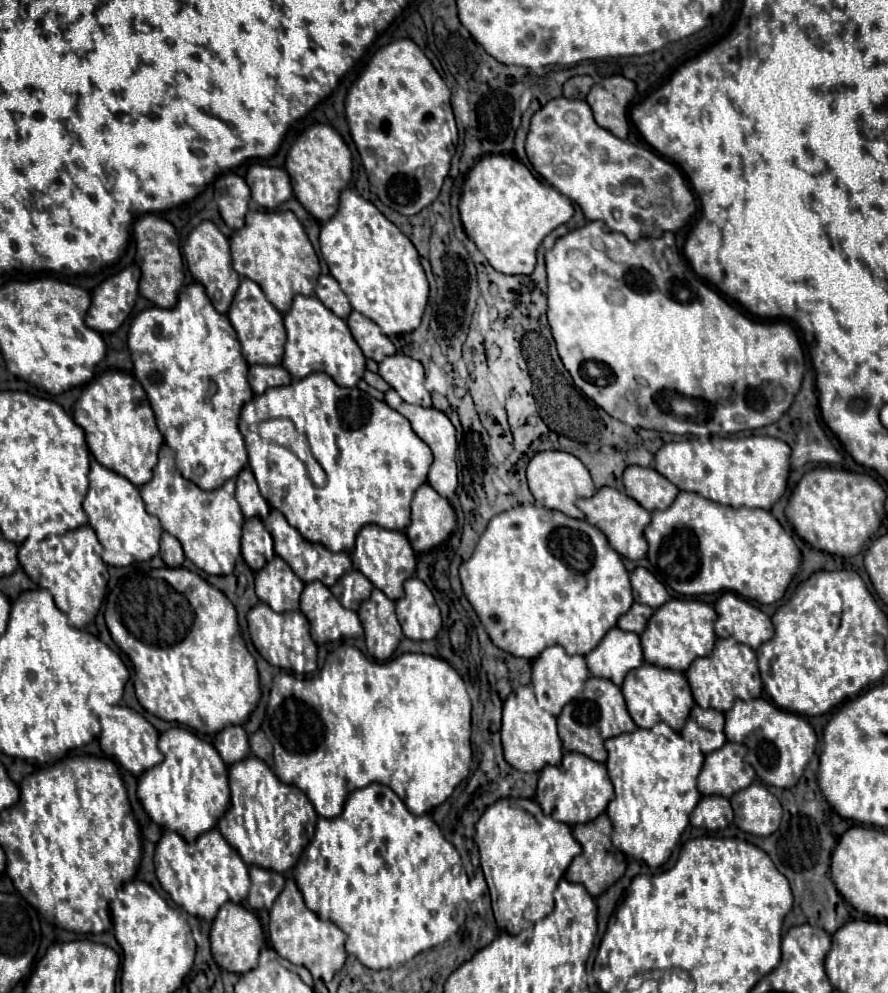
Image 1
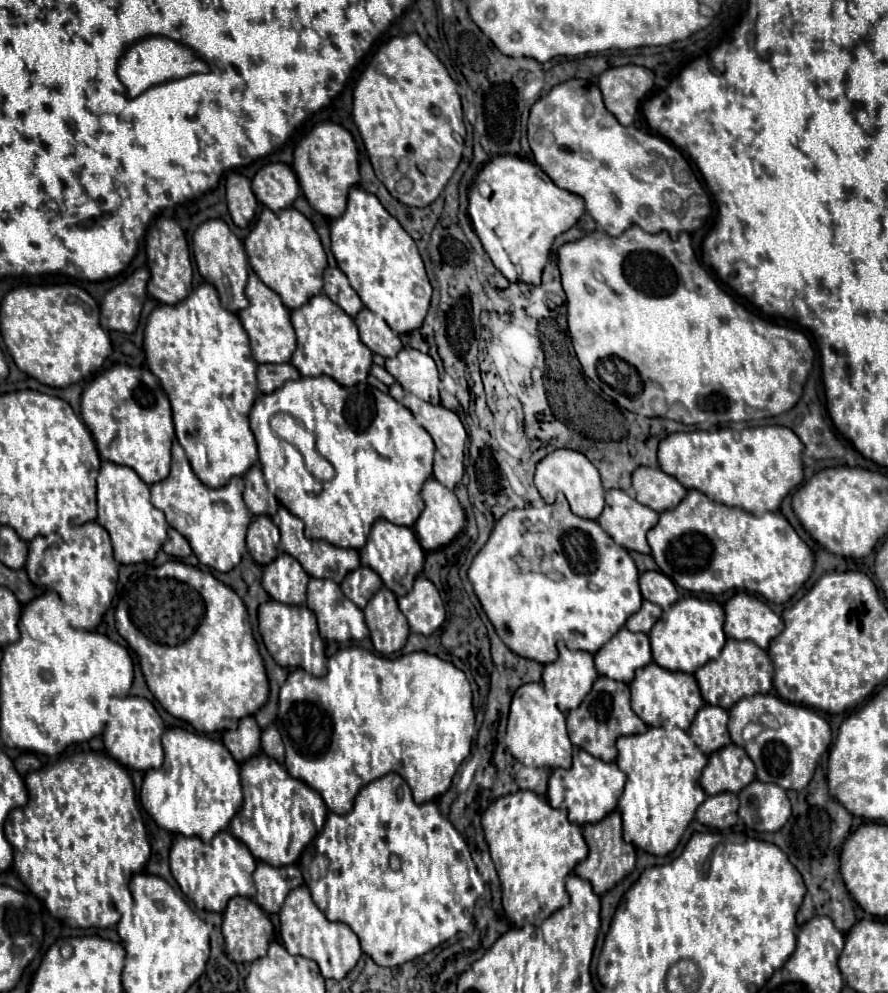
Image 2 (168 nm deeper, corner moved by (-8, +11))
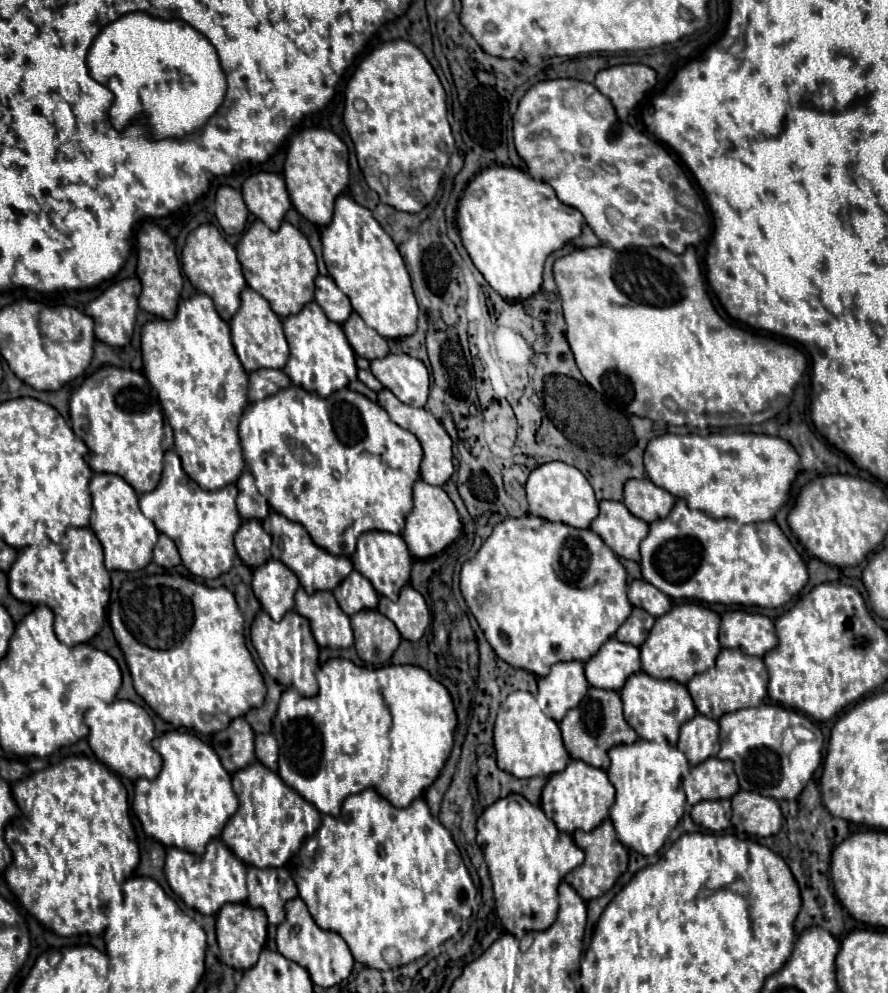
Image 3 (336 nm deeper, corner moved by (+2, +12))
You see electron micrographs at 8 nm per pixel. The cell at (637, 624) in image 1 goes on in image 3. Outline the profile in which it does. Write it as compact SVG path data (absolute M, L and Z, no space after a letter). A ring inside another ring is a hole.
M633 608L631 616L627 618L627 622L617 630L615 638L619 642L627 642L627 644L635 644L635 646L641 646L643 640L647 638L647 634L651 632L653 628L653 622L655 618L651 614L647 614L645 610L641 608Z

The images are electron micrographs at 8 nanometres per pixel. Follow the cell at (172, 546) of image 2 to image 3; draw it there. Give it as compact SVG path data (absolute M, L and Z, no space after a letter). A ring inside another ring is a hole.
M159 534L159 542L157 542L155 552L153 552L153 562L157 566L165 568L165 570L171 570L181 562L179 552L177 552L177 548L175 548L175 544L173 544L173 540L169 536Z

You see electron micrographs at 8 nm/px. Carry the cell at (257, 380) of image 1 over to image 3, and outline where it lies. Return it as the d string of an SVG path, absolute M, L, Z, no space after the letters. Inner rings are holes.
M255 370L249 374L249 402L263 400L287 386L291 386L291 380L283 370Z

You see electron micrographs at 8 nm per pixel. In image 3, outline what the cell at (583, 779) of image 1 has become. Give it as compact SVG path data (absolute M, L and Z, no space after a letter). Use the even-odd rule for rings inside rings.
M571 760L563 772L553 774L541 794L541 808L561 832L573 834L575 830L589 832L595 824L601 824L609 816L609 808L615 800L615 788L607 774L581 760Z

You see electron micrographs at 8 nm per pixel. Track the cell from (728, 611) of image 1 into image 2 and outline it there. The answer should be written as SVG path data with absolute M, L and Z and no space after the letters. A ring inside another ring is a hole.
M735 593L725 603L725 635L733 639L749 639L761 649L769 647L769 641L779 635L783 621L761 599Z

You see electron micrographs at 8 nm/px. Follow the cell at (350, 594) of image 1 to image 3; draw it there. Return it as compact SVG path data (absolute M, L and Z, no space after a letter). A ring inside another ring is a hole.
M355 570L333 590L333 596L347 616L353 616L363 608L377 608L379 600L371 582Z

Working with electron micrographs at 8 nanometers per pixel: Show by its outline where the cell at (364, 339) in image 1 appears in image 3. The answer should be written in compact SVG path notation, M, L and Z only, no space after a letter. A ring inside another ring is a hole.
M351 314L349 320L343 324L343 332L351 344L351 348L355 350L357 356L367 358L367 360L375 360L375 358L383 358L389 354L389 346L387 340L383 336L379 336L373 328L369 328L359 314Z

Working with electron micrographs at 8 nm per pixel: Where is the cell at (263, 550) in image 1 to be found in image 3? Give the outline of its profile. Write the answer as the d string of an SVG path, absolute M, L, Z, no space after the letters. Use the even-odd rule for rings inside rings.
M245 520L239 532L235 534L237 554L249 568L257 568L259 564L271 560L269 546L271 546L271 536L267 536L259 520Z

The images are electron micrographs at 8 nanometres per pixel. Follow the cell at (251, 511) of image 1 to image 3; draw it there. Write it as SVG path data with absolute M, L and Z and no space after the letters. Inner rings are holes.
M245 470L241 474L241 478L237 480L237 508L243 520L265 520L269 516L269 504L267 500L259 494L257 486L255 486L255 478L251 476L249 470Z

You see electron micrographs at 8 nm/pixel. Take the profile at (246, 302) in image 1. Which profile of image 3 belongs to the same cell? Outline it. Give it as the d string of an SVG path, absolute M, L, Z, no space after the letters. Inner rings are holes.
M245 288L241 294L241 308L229 322L231 326L231 342L235 352L245 368L245 372L255 372L259 368L283 368L289 358L287 340L283 334L281 318L271 310L269 302L251 288Z

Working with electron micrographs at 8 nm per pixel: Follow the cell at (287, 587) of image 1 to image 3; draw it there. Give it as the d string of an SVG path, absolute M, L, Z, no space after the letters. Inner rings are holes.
M271 558L267 564L255 568L251 588L261 608L273 620L281 620L295 606L293 596L299 588L299 580L283 562Z

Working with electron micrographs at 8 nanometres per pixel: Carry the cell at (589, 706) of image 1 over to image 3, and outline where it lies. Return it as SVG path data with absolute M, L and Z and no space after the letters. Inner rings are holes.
M589 688L587 696L583 698L583 704L579 708L573 708L559 724L561 734L563 734L563 744L571 758L583 760L585 764L607 770L609 768L609 756L607 752L615 744L633 744L637 740L635 730L625 722L623 718L623 706L621 698L613 690L599 690L599 688Z

